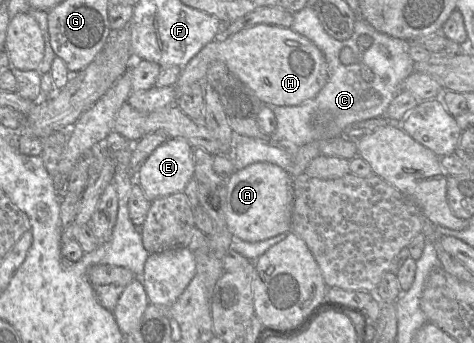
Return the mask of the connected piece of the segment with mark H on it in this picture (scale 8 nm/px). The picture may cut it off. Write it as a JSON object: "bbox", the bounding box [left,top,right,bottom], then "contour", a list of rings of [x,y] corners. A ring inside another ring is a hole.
{"bbox":[173,24,327,106],"contour":[[[257,24],[228,37],[207,43],[183,68],[173,86],[177,97],[196,82],[205,82],[209,64],[219,60],[246,84],[266,105],[293,106],[315,97],[327,82],[327,63],[323,53],[305,36],[291,27]]]}

